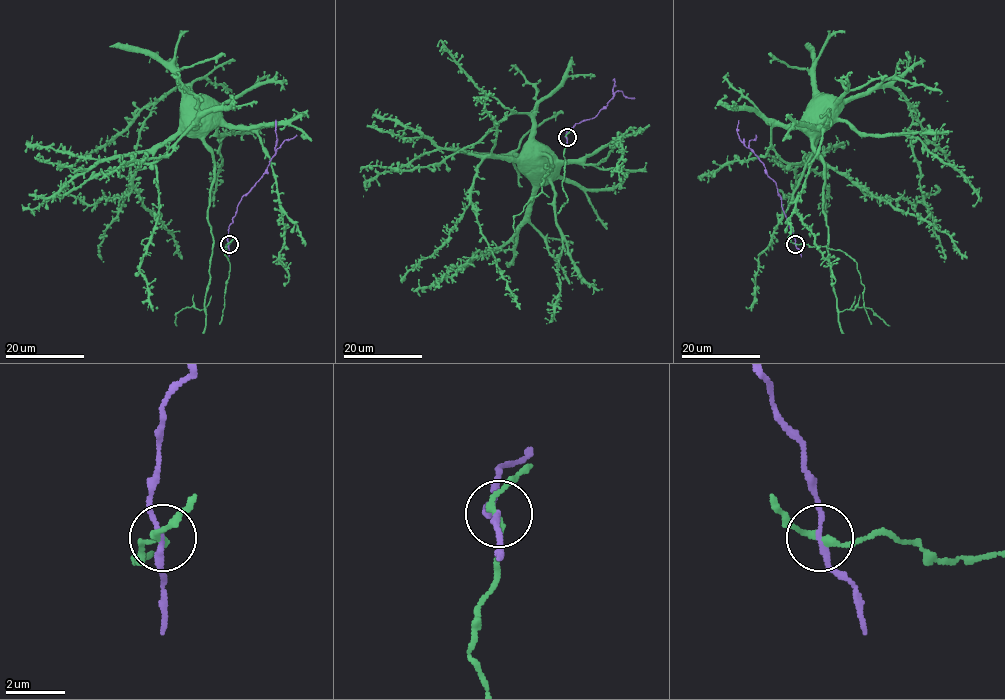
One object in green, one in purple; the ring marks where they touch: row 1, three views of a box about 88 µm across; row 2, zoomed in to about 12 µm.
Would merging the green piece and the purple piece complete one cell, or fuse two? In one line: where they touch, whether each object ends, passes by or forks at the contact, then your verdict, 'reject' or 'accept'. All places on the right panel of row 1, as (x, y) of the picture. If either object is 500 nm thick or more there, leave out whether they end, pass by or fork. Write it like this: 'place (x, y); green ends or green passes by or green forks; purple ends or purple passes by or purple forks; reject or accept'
place (795, 244); green passes by; purple passes by; accept

